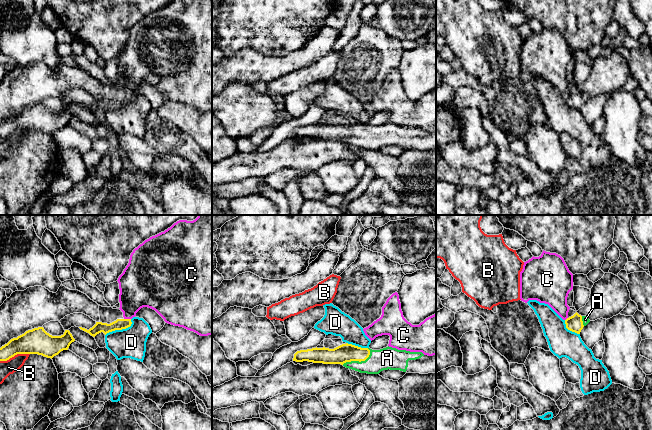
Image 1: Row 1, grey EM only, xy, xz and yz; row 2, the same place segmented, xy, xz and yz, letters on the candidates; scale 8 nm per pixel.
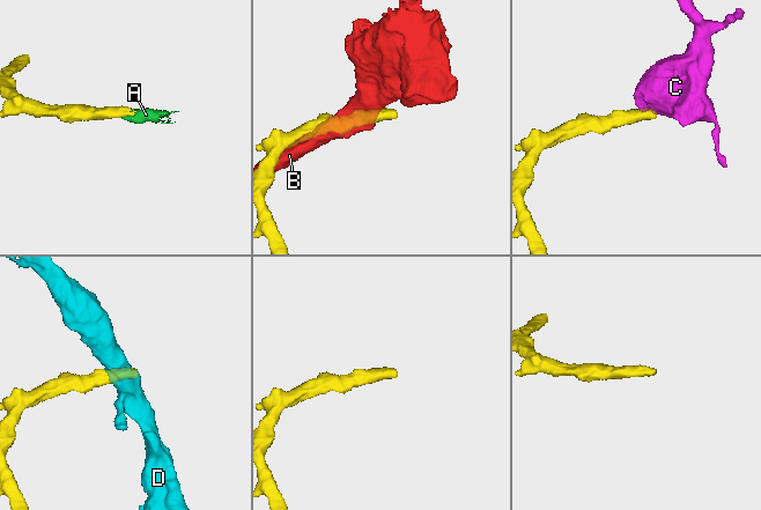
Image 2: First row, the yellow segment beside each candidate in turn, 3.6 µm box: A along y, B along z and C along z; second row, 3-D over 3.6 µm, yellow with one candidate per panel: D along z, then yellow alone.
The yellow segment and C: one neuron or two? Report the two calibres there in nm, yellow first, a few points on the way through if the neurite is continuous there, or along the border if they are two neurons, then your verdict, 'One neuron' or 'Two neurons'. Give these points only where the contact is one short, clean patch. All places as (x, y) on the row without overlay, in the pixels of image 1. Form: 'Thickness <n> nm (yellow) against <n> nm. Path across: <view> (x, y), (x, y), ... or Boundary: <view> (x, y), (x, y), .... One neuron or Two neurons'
Thickness 90 nm (yellow) against 280 nm. Boundary: xy (124, 94), (130, 95). Two neurons

